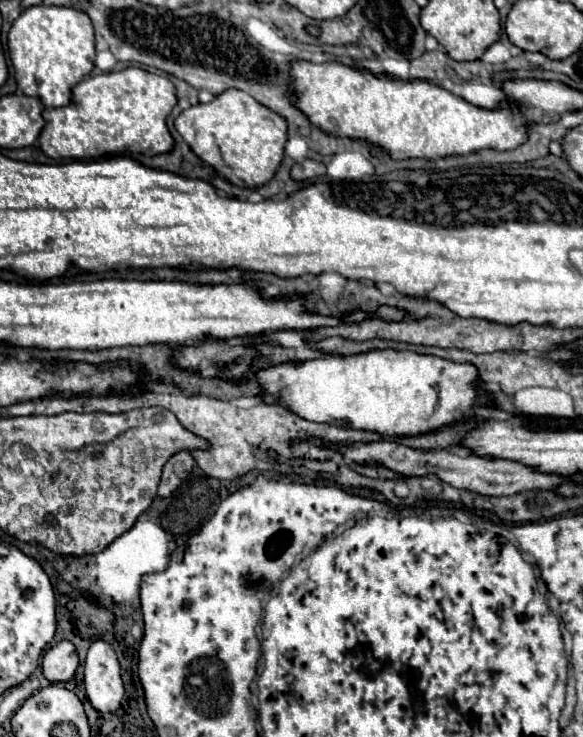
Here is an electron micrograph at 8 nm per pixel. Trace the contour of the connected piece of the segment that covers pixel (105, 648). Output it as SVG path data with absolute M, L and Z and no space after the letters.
M95 641L85 659L85 689L91 705L101 711L117 711L121 707L125 687L115 651L105 641Z

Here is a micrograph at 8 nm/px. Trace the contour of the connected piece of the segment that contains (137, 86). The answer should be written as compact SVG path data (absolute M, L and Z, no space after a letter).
M127 67L113 73L99 73L85 77L75 89L73 89L73 101L67 107L57 109L45 109L45 129L39 135L41 149L45 155L53 159L77 159L77 161L95 161L103 159L105 155L159 155L173 149L175 141L167 129L167 115L177 103L175 85L163 77L149 73L139 67Z

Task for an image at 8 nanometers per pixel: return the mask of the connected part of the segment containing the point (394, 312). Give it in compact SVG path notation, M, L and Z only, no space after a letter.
M379 307L377 309L377 313L375 313L377 317L383 317L383 319L387 319L387 321L399 321L399 319L403 319L403 311L399 311L399 309L393 309L393 307Z

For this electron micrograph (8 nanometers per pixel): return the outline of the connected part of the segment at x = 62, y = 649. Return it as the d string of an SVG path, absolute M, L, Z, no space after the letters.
M59 641L45 653L41 667L43 667L43 675L51 683L69 681L79 667L79 655L75 645L71 641Z

